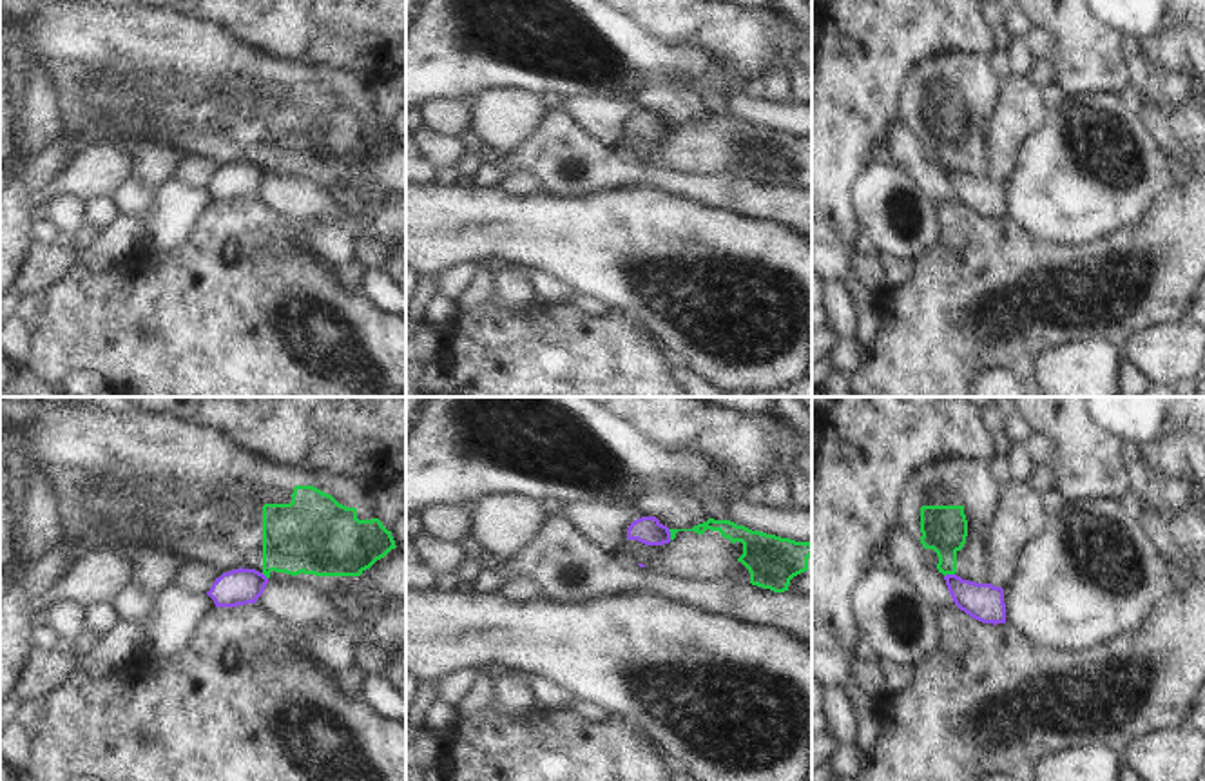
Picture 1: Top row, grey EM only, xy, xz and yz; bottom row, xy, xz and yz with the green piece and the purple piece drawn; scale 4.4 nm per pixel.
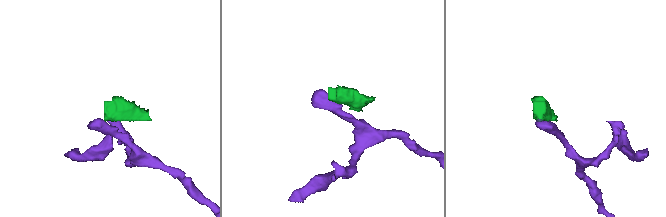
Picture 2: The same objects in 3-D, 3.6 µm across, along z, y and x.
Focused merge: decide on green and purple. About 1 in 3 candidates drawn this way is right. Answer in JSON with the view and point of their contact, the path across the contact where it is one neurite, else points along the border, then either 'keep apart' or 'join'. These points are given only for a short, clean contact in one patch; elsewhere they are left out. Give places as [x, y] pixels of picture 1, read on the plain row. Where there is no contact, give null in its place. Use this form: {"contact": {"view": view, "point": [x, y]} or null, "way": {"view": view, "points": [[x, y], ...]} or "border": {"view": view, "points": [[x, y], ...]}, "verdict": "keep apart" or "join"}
{"contact": {"view": "xz", "point": [671, 129]}, "border": {"view": "xz", "points": [[667, 124], [671, 133]]}, "verdict": "keep apart"}

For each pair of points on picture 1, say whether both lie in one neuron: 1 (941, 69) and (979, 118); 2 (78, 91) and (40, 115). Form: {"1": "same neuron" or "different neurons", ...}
{"1": "same neuron", "2": "different neurons"}

